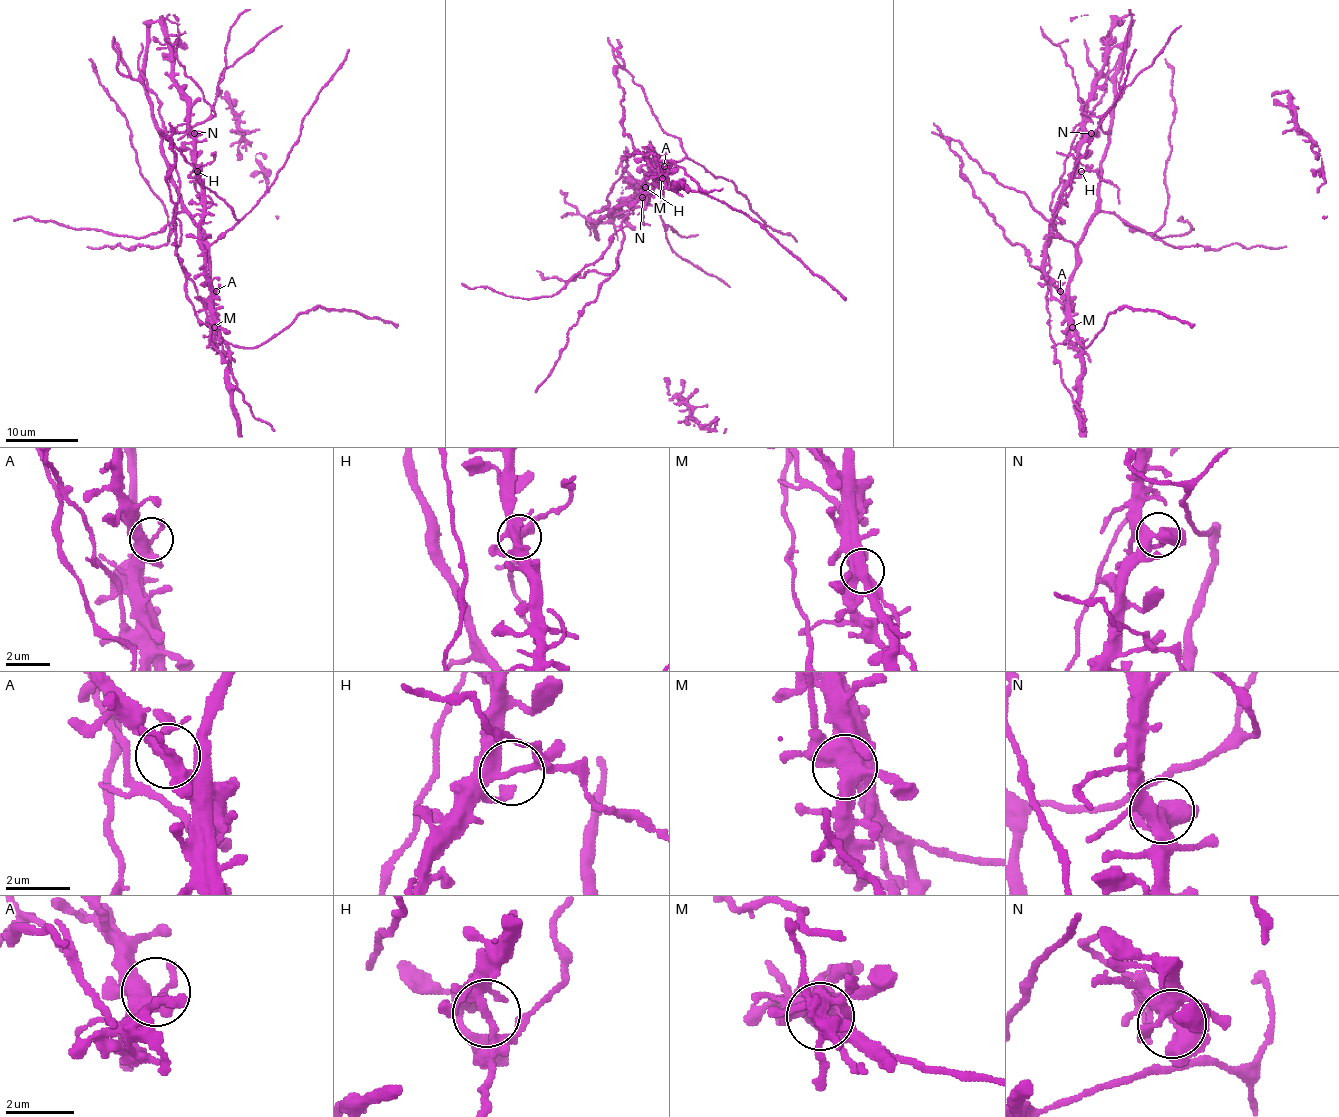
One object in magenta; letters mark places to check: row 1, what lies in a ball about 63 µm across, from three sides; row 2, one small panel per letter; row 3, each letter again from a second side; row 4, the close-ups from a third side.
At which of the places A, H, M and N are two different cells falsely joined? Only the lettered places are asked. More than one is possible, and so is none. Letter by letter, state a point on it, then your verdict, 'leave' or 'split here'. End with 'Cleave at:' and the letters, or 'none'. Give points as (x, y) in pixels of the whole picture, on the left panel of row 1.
A: (216, 291) | leave
H: (197, 171) | split here
M: (214, 327) | split here
N: (194, 133) | leave
Cleave at: H, M

